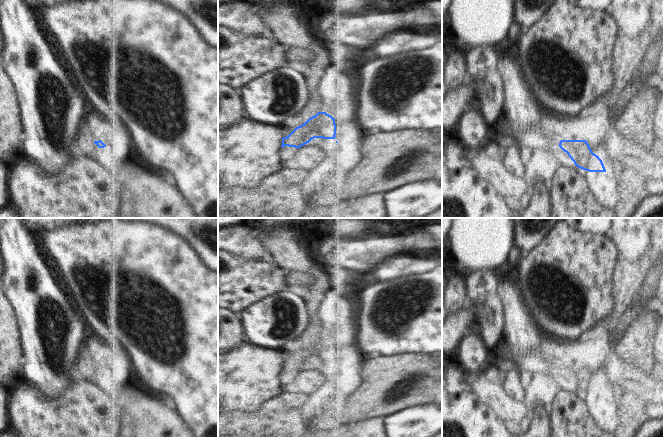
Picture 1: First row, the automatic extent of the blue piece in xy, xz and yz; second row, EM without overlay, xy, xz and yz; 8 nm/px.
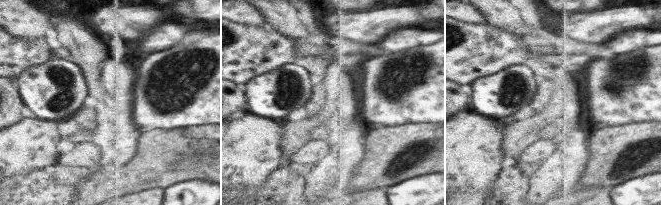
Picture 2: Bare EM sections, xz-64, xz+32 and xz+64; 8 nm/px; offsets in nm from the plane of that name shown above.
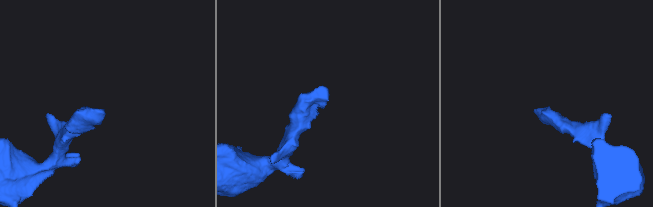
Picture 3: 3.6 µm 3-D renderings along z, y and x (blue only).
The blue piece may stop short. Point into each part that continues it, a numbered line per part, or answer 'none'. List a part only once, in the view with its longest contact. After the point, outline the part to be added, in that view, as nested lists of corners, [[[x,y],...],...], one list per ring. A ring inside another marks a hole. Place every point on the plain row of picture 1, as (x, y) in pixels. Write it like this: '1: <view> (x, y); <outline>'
1: xz (339, 308); [[[336,280],[334,285],[324,286],[318,302],[318,309],[324,317],[324,336],[333,342],[355,327],[360,308],[357,296],[338,284]]]

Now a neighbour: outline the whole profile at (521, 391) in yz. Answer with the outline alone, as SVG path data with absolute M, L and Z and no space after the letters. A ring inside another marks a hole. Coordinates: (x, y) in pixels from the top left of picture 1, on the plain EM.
M497 364L494 367L494 372L506 382L517 401L529 401L529 386L518 378L512 368L505 368L501 364Z

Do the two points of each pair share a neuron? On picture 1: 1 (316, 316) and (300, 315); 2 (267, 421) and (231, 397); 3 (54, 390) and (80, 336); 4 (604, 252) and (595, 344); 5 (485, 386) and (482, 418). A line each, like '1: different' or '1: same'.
1: different
2: different
3: same
4: different
5: different

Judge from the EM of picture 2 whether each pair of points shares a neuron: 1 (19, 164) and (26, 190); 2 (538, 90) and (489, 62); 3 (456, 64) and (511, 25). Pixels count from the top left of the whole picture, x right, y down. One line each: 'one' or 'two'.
1: two
2: two
3: two

